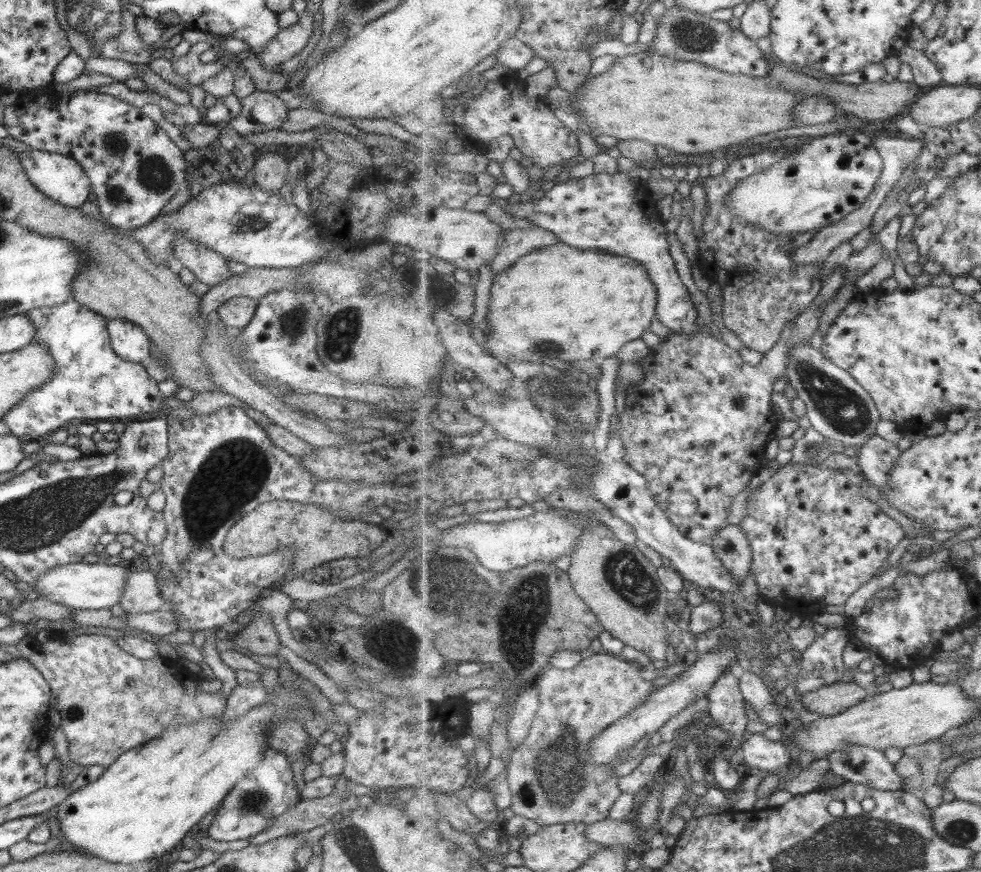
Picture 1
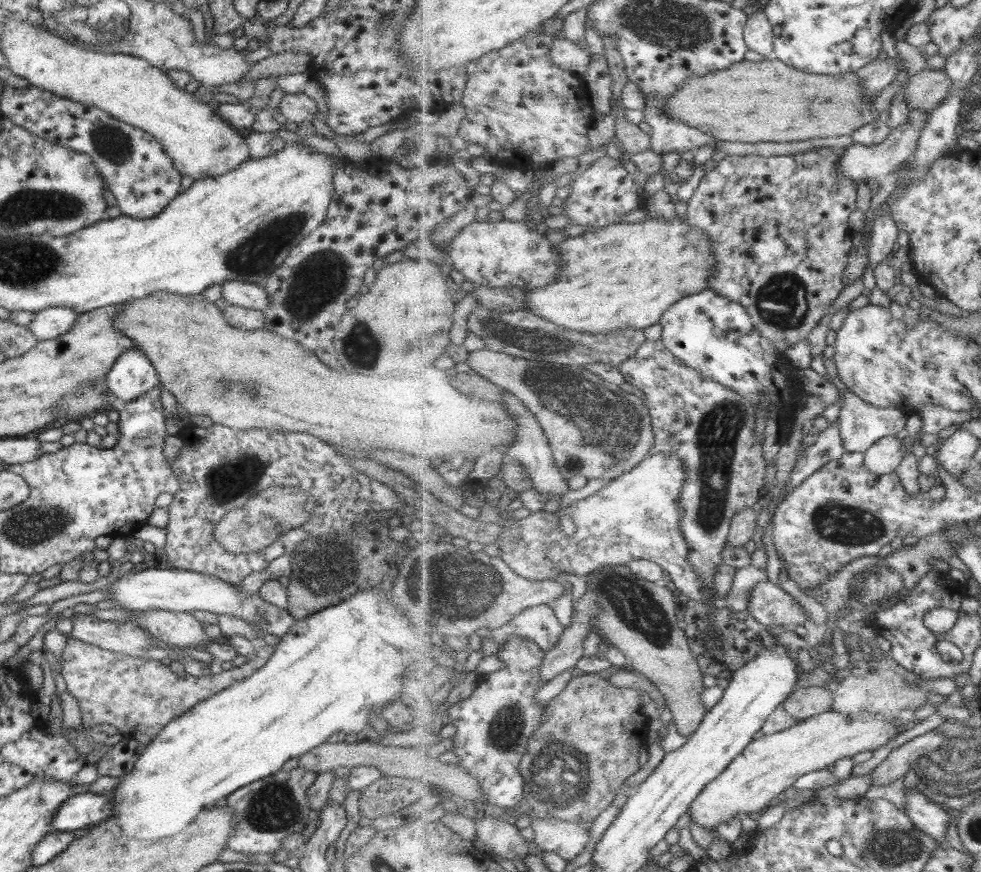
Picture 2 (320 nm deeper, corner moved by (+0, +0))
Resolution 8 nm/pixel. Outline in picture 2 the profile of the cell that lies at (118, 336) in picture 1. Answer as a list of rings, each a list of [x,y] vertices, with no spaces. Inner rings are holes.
[[[135,348],[115,360],[104,376],[104,384],[118,406],[131,402],[155,388],[158,378],[147,358]]]

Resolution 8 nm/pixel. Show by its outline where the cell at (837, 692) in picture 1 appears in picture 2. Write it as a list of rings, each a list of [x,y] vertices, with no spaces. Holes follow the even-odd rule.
[[[813,686],[795,691],[782,705],[793,718],[803,721],[822,712],[831,711],[833,700],[835,696],[828,688]]]

